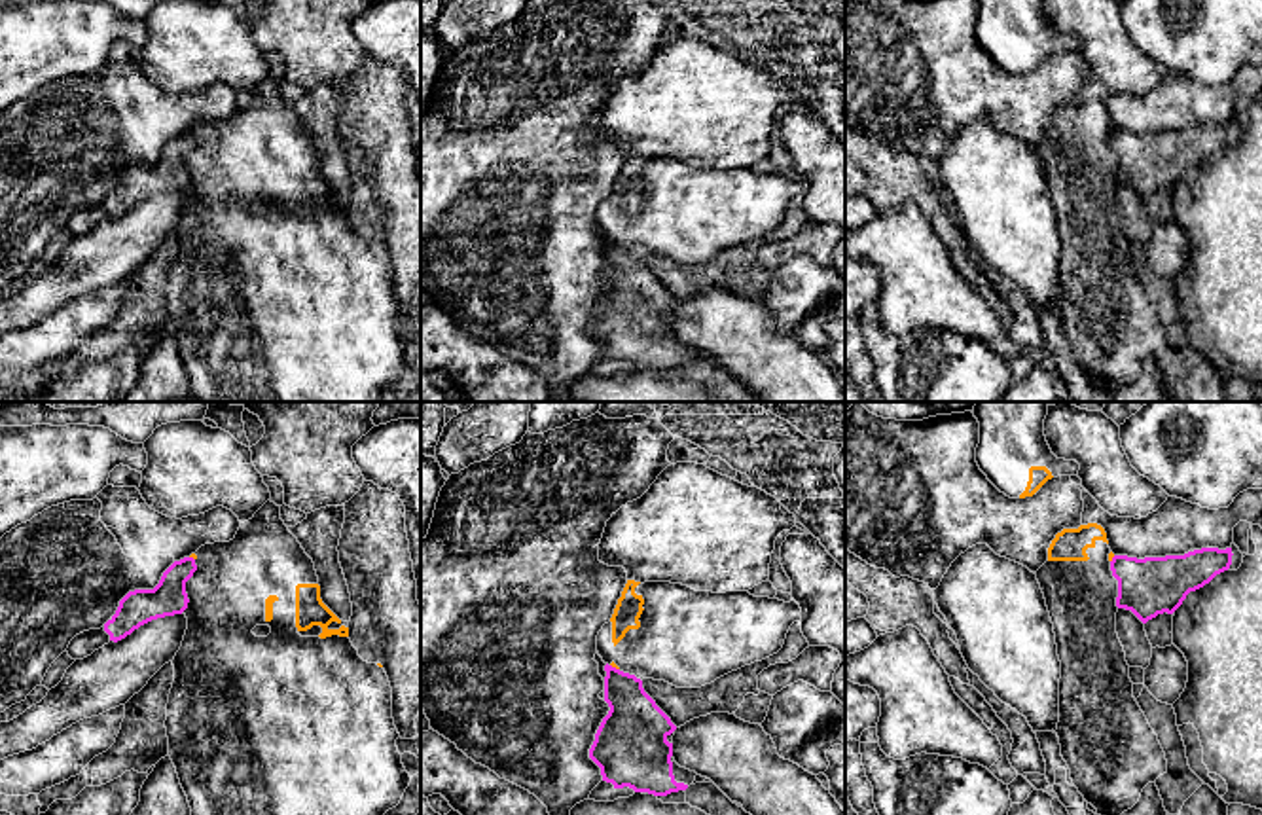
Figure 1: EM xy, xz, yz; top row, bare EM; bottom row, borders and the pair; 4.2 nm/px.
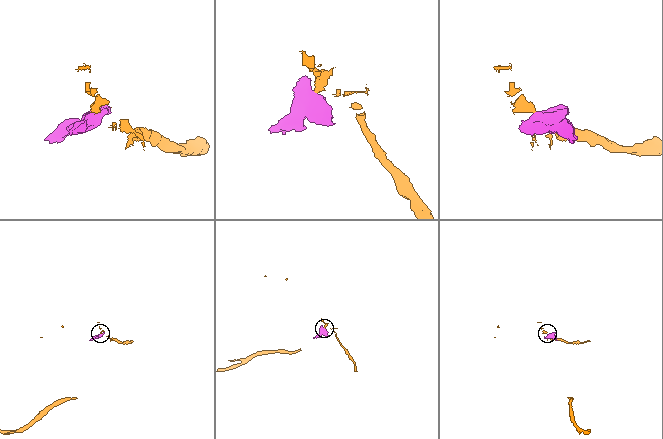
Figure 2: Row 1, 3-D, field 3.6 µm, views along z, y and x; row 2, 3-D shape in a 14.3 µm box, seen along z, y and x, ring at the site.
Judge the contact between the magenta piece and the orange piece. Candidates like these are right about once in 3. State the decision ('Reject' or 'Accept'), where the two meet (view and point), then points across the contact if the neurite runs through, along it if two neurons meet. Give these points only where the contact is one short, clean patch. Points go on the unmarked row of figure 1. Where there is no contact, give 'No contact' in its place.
Reject. Touches magenta at xz (614, 243). Boundary: xz (611, 239), (618, 245)

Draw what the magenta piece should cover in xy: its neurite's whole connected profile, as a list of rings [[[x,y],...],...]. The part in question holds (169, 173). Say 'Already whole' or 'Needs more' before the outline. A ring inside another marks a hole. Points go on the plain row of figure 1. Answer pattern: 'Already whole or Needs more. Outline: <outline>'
Already whole. Outline: [[[184,133],[163,148],[153,165],[129,167],[119,176],[116,190],[104,199],[110,216],[117,218],[152,195],[182,190],[189,178],[186,157],[195,146],[195,135]]]

